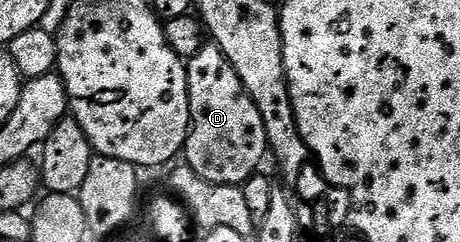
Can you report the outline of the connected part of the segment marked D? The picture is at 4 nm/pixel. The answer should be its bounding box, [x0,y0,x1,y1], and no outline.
[182,44,270,187]

